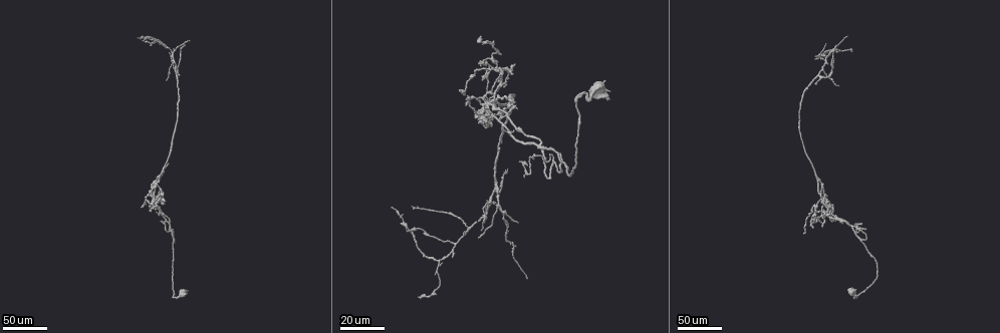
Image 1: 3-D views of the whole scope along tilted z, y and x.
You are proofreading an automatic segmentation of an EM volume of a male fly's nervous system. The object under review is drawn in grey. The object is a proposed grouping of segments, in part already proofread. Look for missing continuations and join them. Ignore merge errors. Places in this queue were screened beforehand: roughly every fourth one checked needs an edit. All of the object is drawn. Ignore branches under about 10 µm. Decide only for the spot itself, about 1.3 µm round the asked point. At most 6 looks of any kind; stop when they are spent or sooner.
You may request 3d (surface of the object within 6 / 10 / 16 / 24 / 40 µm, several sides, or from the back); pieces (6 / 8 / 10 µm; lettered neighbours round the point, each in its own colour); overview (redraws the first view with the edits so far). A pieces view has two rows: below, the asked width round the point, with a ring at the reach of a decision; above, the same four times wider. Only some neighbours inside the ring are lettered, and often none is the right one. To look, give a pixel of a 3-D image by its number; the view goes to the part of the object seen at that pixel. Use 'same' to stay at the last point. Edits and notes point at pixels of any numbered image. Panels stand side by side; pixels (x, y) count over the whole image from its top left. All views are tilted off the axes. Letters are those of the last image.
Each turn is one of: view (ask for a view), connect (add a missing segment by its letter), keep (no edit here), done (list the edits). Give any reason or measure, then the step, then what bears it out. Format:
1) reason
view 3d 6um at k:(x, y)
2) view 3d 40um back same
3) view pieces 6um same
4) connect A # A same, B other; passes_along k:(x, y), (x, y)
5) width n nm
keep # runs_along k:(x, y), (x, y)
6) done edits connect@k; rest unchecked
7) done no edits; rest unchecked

branch stops here
view 3d 24um at 1:(170, 163)

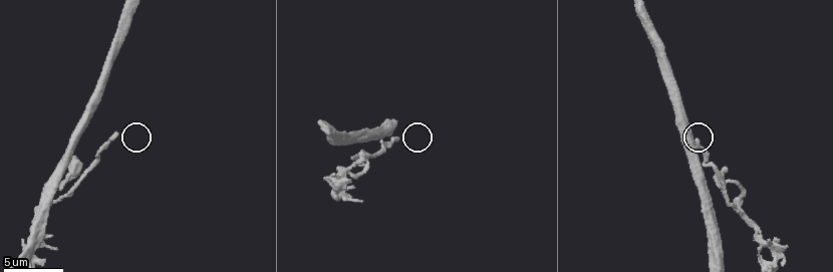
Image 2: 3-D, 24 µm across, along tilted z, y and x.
zoom in
view 3d 10um at 2:(398, 137)

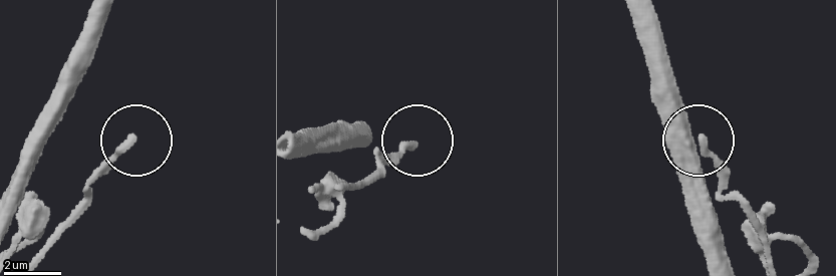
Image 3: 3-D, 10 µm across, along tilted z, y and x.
see the neighbours
view pieces 10um at 3:(413, 147)

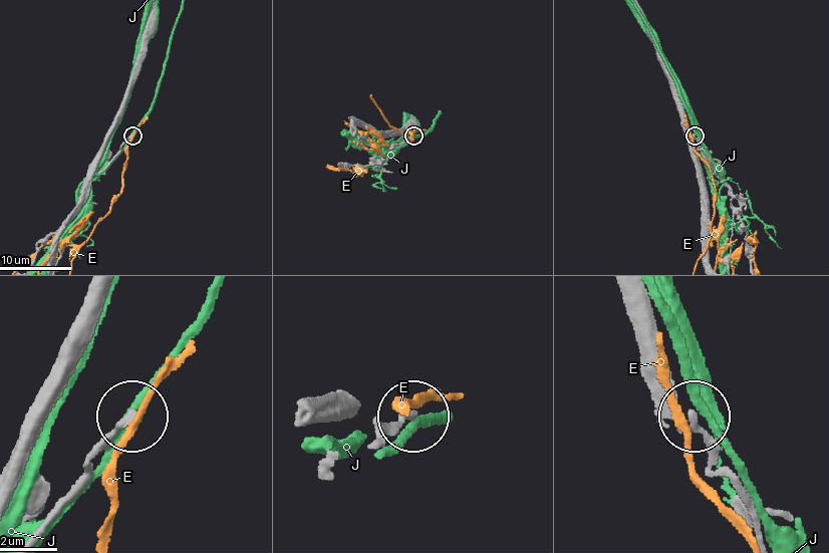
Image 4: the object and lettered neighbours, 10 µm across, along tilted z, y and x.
keep # E other, J other; runs_along 4:(371, 441), (412, 417); no lettered segment goes on from it

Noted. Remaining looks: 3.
free end
view 3d 40um at 1:(168, 53)

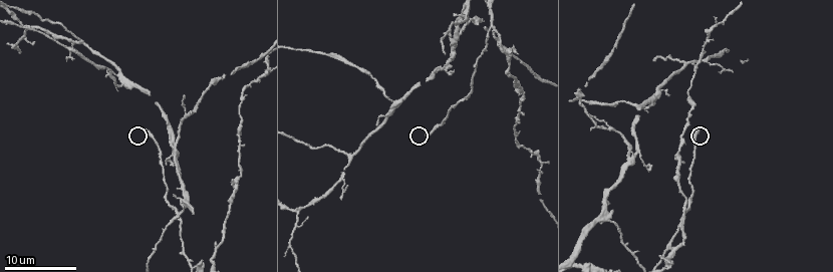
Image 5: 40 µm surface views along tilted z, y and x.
view pieces 10um at 5:(425, 133)

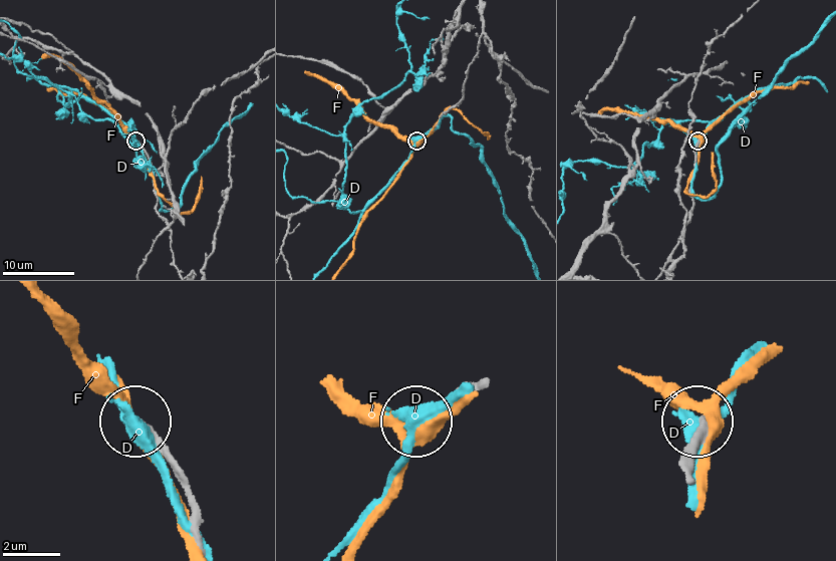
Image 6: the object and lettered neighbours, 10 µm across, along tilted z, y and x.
width 240 nm
keep # D other, F other; no lettered segment goes on from it

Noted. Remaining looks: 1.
free end
view pieces 6um at 5:(307, 217)

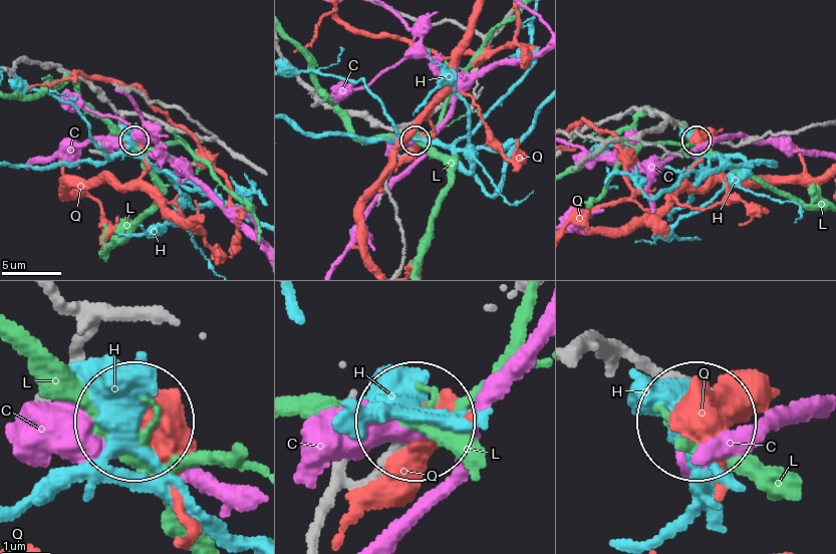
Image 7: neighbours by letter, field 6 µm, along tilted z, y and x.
keep # C other, H other, L other, Q other; none of them fits

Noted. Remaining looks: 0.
done no edits; rest unchecked

